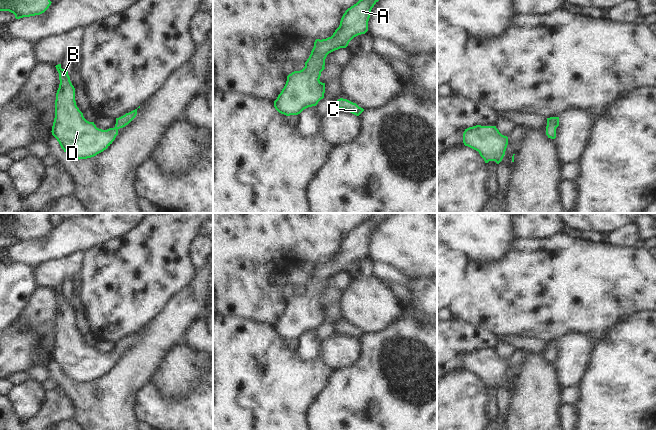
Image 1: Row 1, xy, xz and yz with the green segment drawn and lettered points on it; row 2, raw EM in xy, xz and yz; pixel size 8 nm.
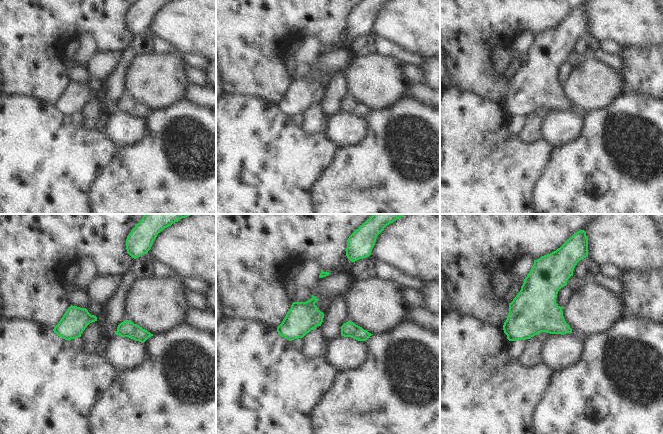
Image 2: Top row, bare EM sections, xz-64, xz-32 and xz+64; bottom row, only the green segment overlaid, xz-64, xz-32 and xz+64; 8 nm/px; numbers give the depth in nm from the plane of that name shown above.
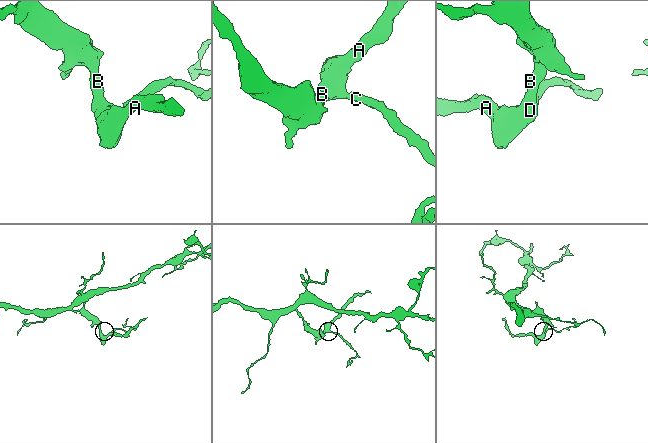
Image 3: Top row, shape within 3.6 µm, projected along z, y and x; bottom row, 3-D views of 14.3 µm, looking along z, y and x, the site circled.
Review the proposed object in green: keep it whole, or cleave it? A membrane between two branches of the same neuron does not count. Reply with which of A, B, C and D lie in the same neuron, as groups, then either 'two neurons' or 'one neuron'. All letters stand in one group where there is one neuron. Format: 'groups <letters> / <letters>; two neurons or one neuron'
groups A B C D; one neuron

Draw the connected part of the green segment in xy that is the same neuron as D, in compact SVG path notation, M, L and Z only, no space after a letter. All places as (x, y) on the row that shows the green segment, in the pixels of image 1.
M55 66L59 73L59 88L55 100L55 118L52 135L64 152L75 159L87 159L106 150L118 135L120 128L128 125L137 115L137 109L116 118L114 128L102 130L87 121L75 101L75 88L68 71Z

